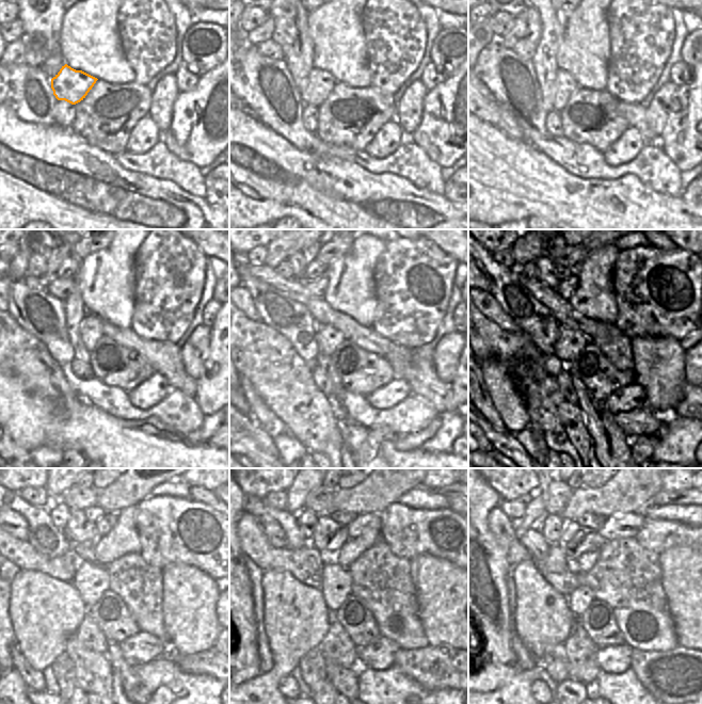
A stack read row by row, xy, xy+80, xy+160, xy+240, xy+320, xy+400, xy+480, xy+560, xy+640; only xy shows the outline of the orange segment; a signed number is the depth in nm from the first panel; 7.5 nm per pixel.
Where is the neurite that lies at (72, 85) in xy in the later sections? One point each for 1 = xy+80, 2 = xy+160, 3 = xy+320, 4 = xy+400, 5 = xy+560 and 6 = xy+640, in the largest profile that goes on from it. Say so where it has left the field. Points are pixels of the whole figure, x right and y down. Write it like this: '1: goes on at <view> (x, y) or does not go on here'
1: goes on at xy+80 (319, 83)
2: goes on at xy+160 (564, 84)
3: goes on at xy+320 (328, 337)
4: goes on at xy+400 (570, 342)
5: goes on at xy+560 (336, 586)
6: goes on at xy+640 (578, 601)

